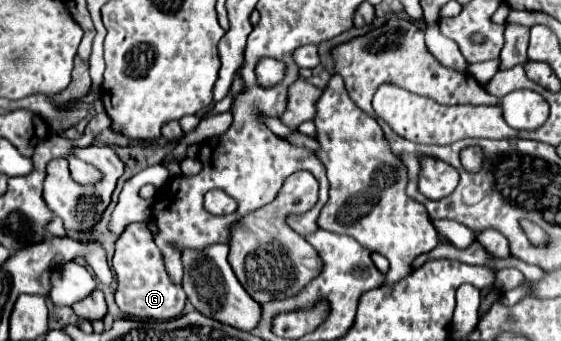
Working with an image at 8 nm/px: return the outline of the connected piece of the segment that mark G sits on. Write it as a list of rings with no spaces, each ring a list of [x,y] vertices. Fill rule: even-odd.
[[[130,224],[116,242],[116,252],[112,258],[112,270],[116,278],[114,300],[118,308],[134,320],[172,320],[182,314],[186,306],[186,294],[176,288],[164,272],[164,260],[160,260],[160,250],[152,240],[152,232],[146,224]]]

